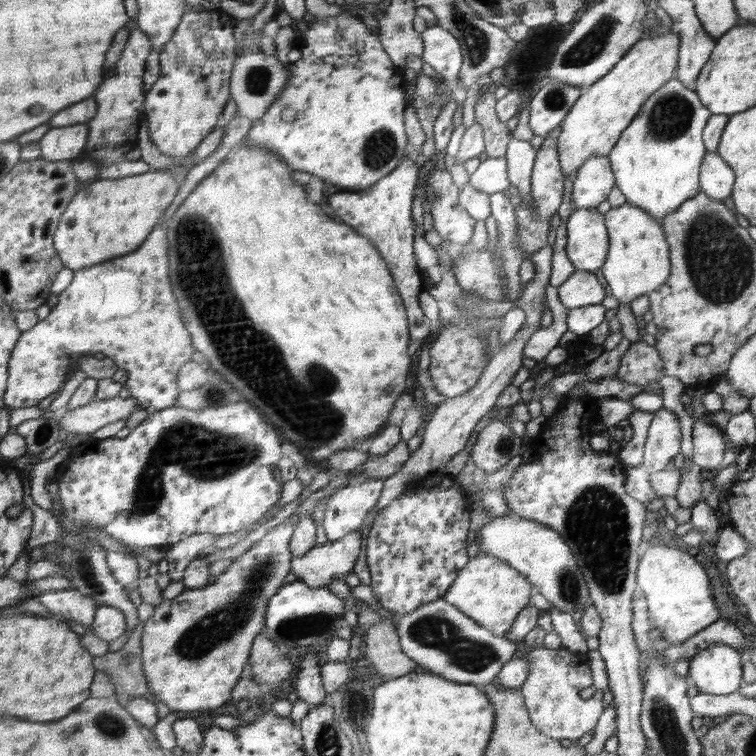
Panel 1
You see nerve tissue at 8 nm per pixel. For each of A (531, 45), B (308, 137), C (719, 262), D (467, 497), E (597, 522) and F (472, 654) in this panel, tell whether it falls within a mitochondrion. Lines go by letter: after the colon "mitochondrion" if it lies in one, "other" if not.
A: mitochondrion
B: other
C: mitochondrion
D: other
E: mitochondrion
F: mitochondrion

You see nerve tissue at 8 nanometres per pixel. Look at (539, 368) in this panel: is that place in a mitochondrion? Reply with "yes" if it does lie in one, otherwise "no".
no

